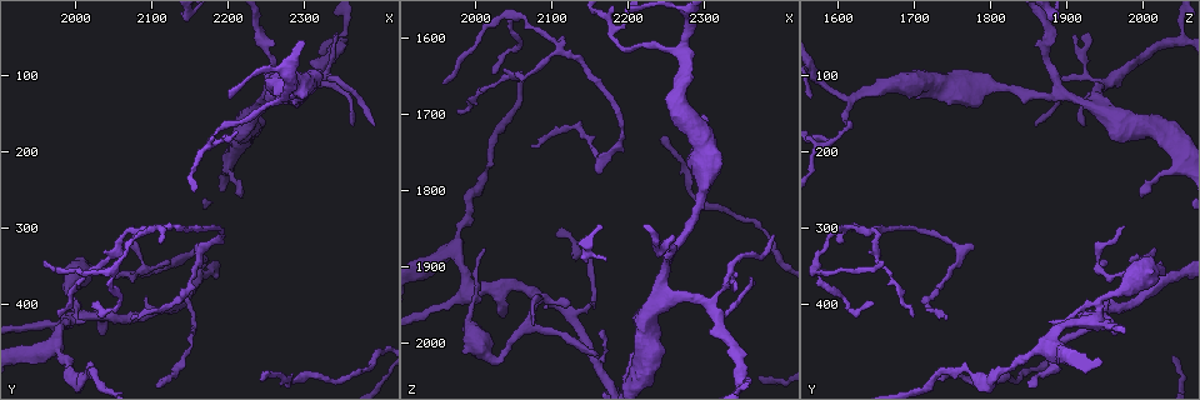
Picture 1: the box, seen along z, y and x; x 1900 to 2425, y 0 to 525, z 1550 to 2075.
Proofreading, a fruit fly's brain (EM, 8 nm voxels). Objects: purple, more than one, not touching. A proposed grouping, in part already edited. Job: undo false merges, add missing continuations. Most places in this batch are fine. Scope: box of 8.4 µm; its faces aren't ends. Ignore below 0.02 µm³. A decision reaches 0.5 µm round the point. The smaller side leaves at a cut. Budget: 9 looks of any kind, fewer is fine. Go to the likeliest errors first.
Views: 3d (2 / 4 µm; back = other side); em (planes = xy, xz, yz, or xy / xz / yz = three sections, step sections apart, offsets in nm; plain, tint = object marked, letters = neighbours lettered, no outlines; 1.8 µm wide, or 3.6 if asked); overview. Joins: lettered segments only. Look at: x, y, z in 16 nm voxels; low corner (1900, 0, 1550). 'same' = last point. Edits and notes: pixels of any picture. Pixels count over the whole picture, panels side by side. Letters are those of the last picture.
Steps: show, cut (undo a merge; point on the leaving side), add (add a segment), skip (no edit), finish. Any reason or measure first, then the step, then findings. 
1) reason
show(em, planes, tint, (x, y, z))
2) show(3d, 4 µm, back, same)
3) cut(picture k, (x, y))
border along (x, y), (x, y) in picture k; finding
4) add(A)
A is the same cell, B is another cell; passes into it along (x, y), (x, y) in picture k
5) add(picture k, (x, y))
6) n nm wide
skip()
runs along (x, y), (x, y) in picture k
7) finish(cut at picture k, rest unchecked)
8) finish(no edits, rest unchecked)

sharp bend
show(em, planes, letters, (2000, 420, 1930))

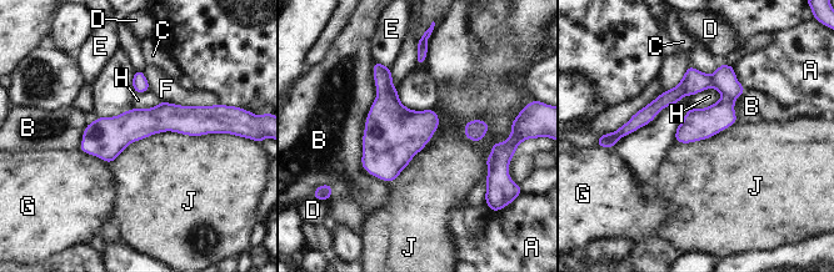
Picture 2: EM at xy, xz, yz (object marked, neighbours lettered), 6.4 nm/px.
200 nm wide; B touches over 800 nm
cut(picture 2, (724, 80))
A, B, C, D, E, F, G, H and J are other cells; a second neuron is stuck on

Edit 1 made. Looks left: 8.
three arms meet
show(em, xy, step 4, tint, (2270, 130, 1620))

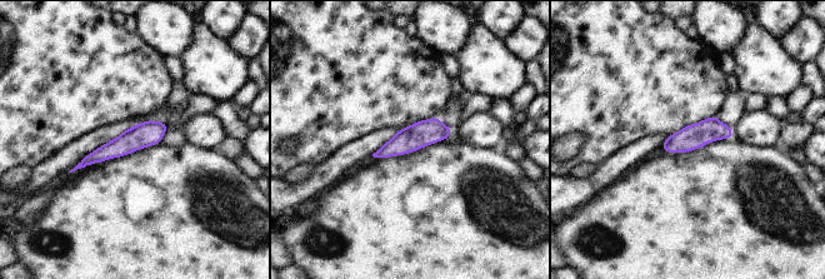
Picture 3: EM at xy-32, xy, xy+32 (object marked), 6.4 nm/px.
cut it another way
show(em, planes, letters, same)

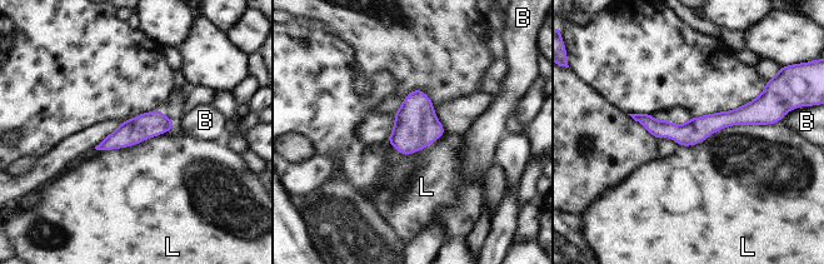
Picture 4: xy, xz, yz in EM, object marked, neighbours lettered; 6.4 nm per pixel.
160 nm wide
skip()
B and L are other cells; runs along (637, 116), (670, 130), (767, 119) in picture 4; continuous, no second neuron

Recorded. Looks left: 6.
side arm on a straight run
show(3d, 4 µm, (2175, 180, 1590))

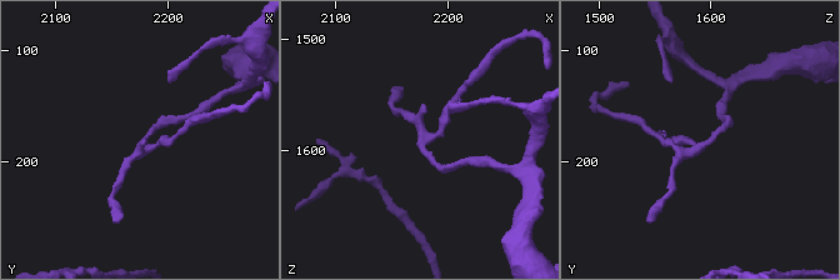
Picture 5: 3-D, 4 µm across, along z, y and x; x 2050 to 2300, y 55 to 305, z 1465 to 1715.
need the tissue
show(em, planes, letters, (2176, 184, 1590))

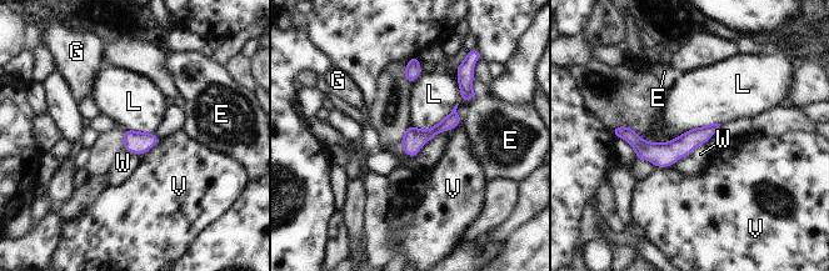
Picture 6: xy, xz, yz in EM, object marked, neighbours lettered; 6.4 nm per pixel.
140 nm wide
skip()
E, G, L, V and W are other cells; border along (457, 73), (454, 108), (410, 125) in picture 6; continuous, no second neuron

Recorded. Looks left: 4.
abrupt turn
show(3d, 4 µm, (2305, 110, 1950))

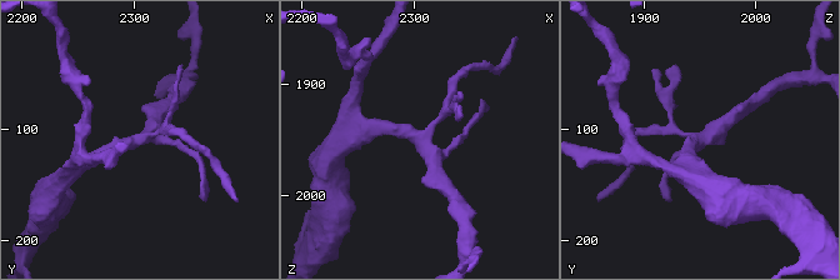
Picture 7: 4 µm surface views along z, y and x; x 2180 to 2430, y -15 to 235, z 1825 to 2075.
show(em, planes, tint, (2306, 110, 1948))

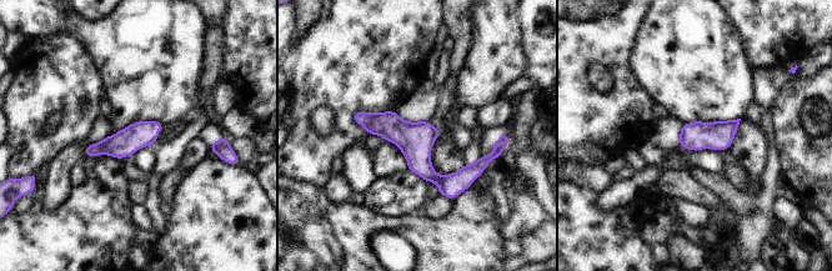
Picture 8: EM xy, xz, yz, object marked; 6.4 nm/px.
see the neighbours
show(em, planes, letters, same)

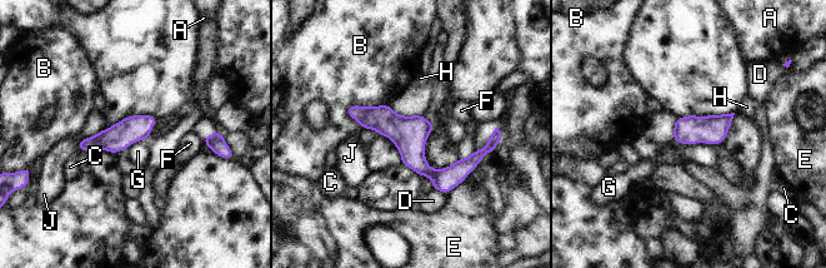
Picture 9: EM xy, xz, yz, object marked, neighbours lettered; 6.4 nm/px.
skip()
A, B, C, D, E, F, G, H and J are other cells; border along (672, 142), (709, 143), (711, 145) in picture 9; continuous, no second neuron

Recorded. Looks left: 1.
finish(cut at picture 2, rest unchecked)

